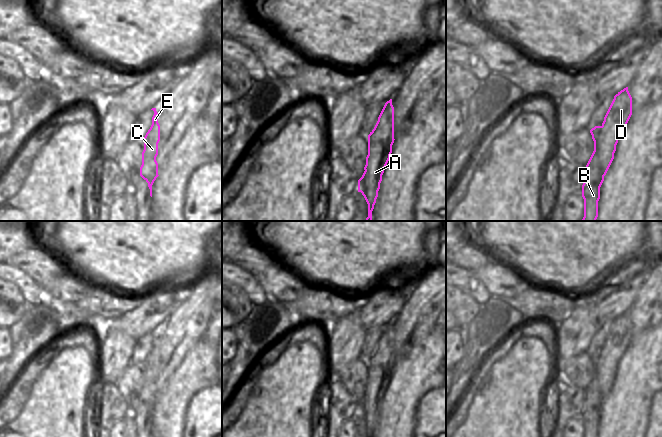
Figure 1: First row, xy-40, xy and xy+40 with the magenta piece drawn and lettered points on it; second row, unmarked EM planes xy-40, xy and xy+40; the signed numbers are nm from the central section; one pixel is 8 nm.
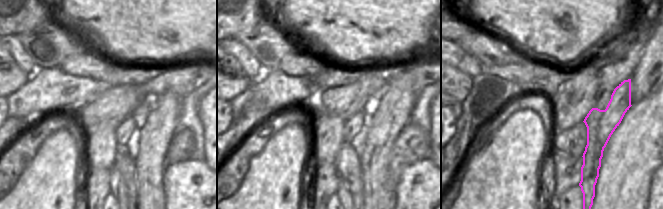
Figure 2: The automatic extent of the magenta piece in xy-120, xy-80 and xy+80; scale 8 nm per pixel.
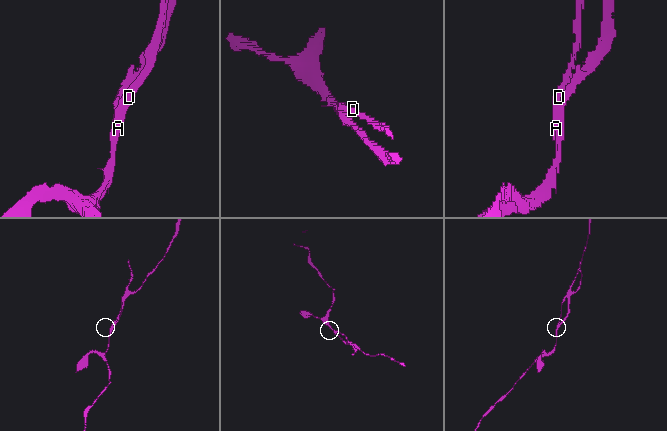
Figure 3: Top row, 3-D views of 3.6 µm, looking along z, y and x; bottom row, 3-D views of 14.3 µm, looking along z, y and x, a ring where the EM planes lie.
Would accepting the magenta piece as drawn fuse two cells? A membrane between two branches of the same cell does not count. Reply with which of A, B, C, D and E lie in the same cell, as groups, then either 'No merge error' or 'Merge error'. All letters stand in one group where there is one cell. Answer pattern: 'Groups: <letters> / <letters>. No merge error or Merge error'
Groups: A C D E / B. Merge error

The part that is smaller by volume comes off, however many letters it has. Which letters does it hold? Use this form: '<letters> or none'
A, C, D, E

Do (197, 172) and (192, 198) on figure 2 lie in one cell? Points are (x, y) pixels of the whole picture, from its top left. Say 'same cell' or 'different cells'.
same cell

